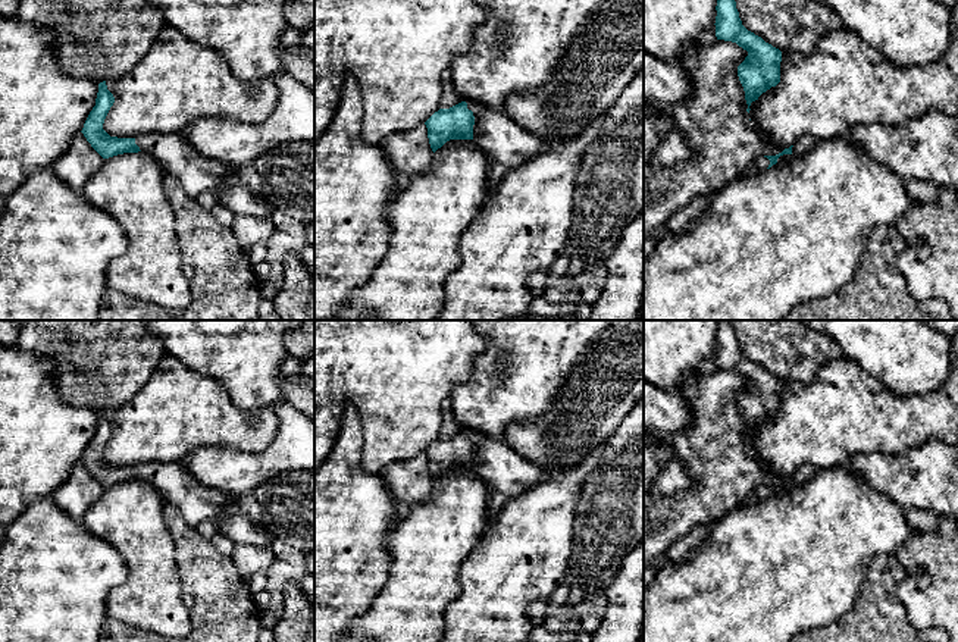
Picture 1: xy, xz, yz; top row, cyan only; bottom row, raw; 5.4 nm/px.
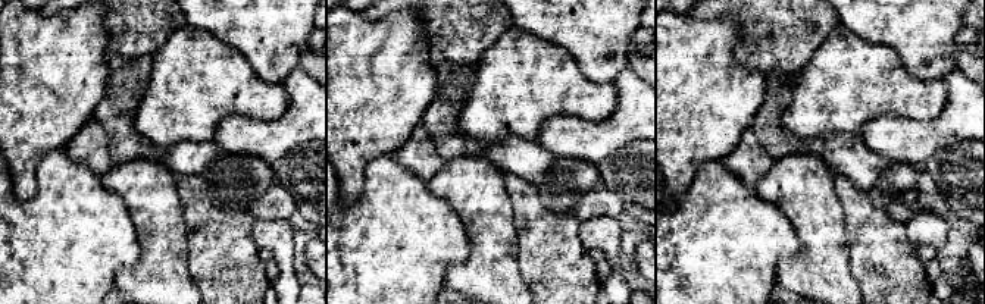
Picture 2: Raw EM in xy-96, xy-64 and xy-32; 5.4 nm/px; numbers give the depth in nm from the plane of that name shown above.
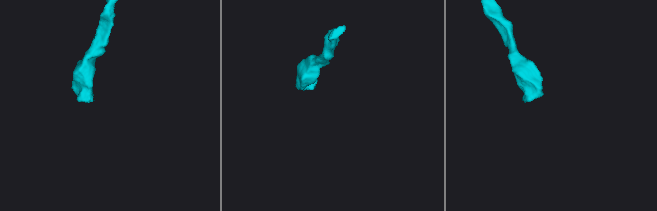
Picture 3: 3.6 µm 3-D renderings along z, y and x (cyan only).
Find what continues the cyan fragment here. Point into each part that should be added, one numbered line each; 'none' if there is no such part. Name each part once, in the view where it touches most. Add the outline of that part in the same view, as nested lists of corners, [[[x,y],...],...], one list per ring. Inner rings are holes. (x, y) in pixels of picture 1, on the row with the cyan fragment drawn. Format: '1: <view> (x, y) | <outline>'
1: xz (501, 140) | [[[467,103],[467,109],[475,116],[473,141],[489,163],[514,169],[545,151],[538,137],[520,128],[503,112],[472,103]]]

